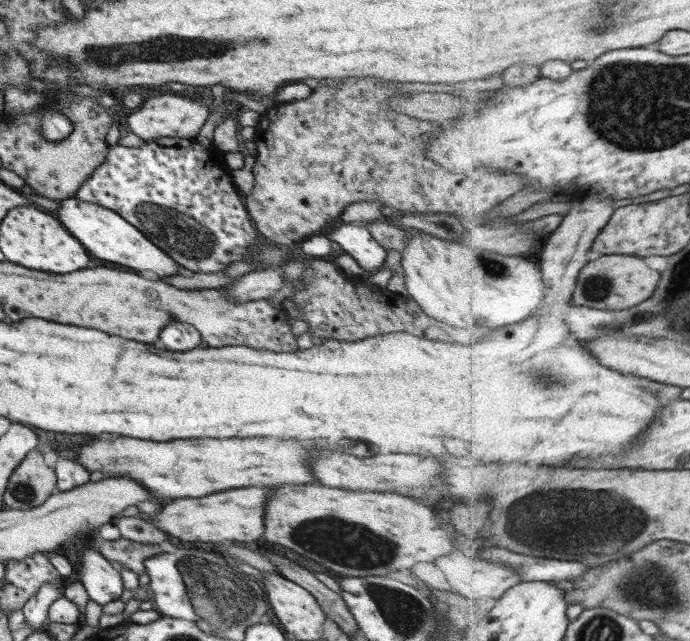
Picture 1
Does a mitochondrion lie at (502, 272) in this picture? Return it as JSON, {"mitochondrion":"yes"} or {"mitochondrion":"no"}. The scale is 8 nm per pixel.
{"mitochondrion":"yes"}

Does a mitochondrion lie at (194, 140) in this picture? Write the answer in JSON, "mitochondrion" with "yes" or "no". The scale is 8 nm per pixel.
{"mitochondrion":"no"}

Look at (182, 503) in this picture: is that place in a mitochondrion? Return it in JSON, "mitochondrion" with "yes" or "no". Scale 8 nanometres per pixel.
{"mitochondrion":"no"}

